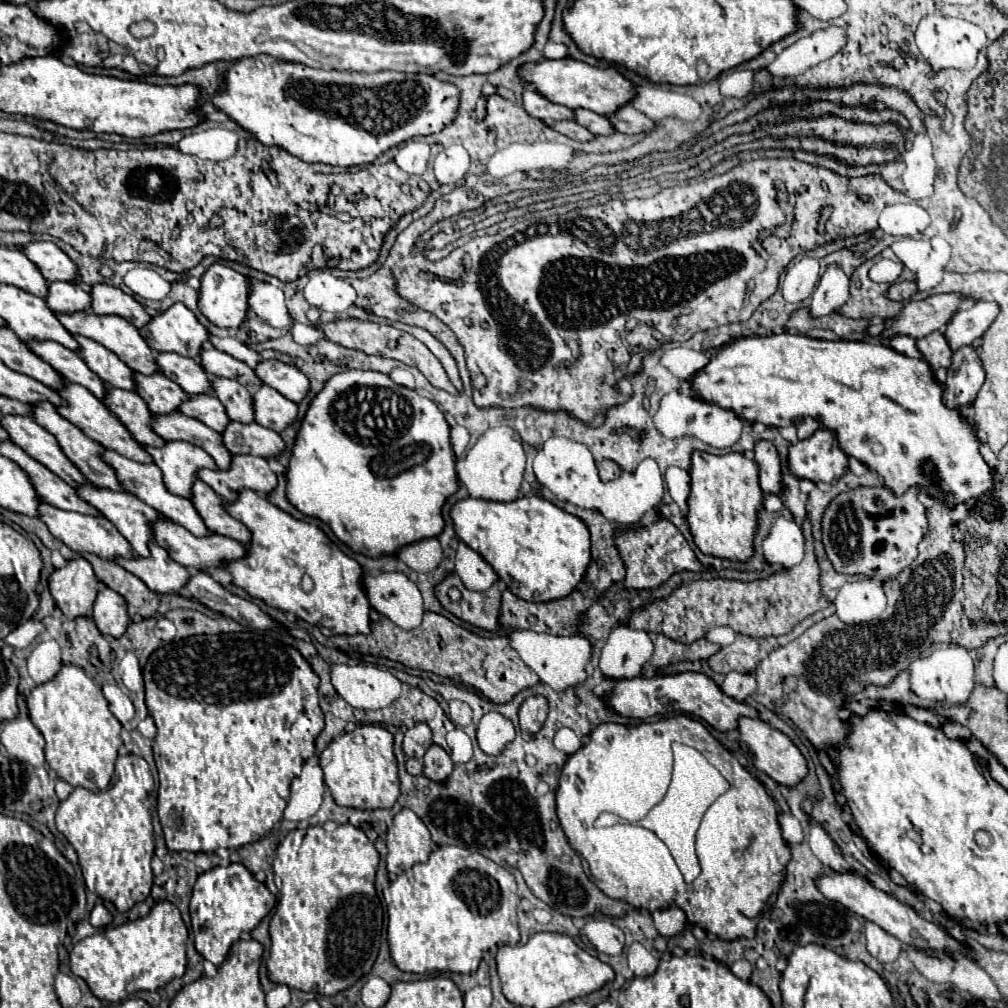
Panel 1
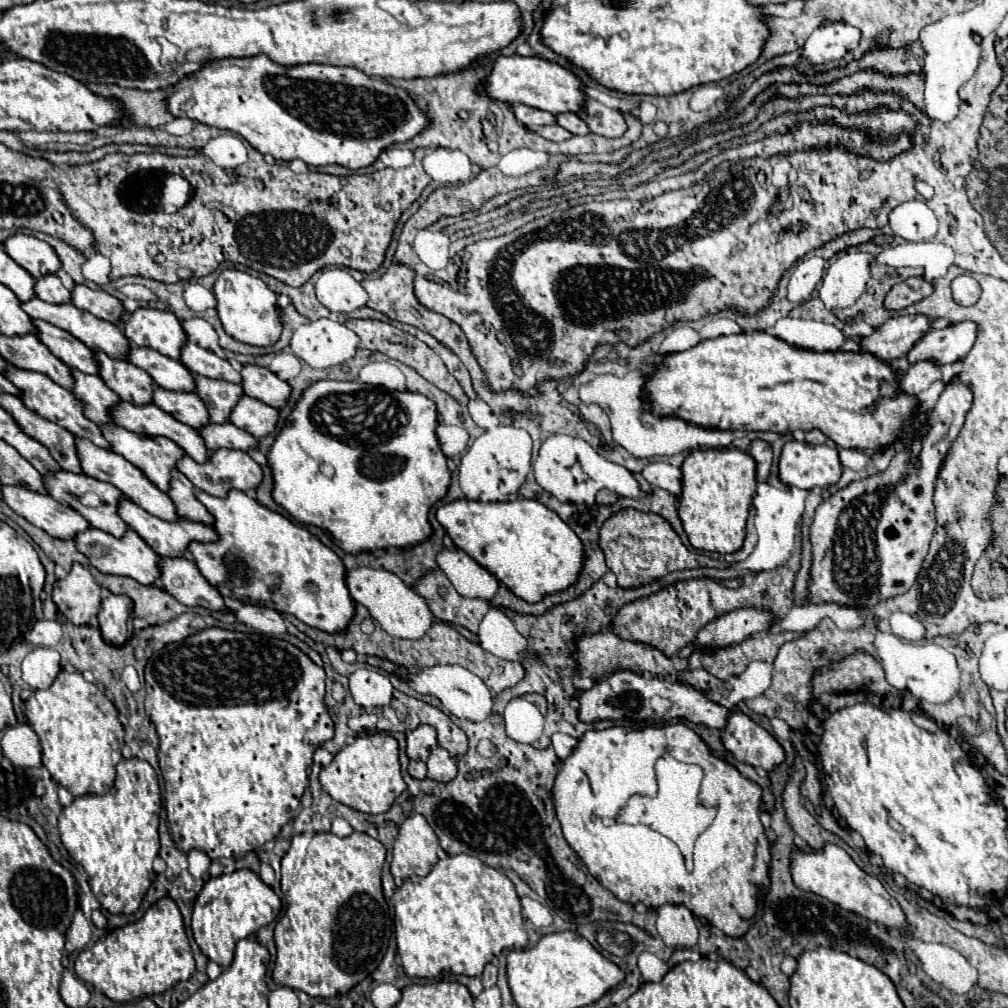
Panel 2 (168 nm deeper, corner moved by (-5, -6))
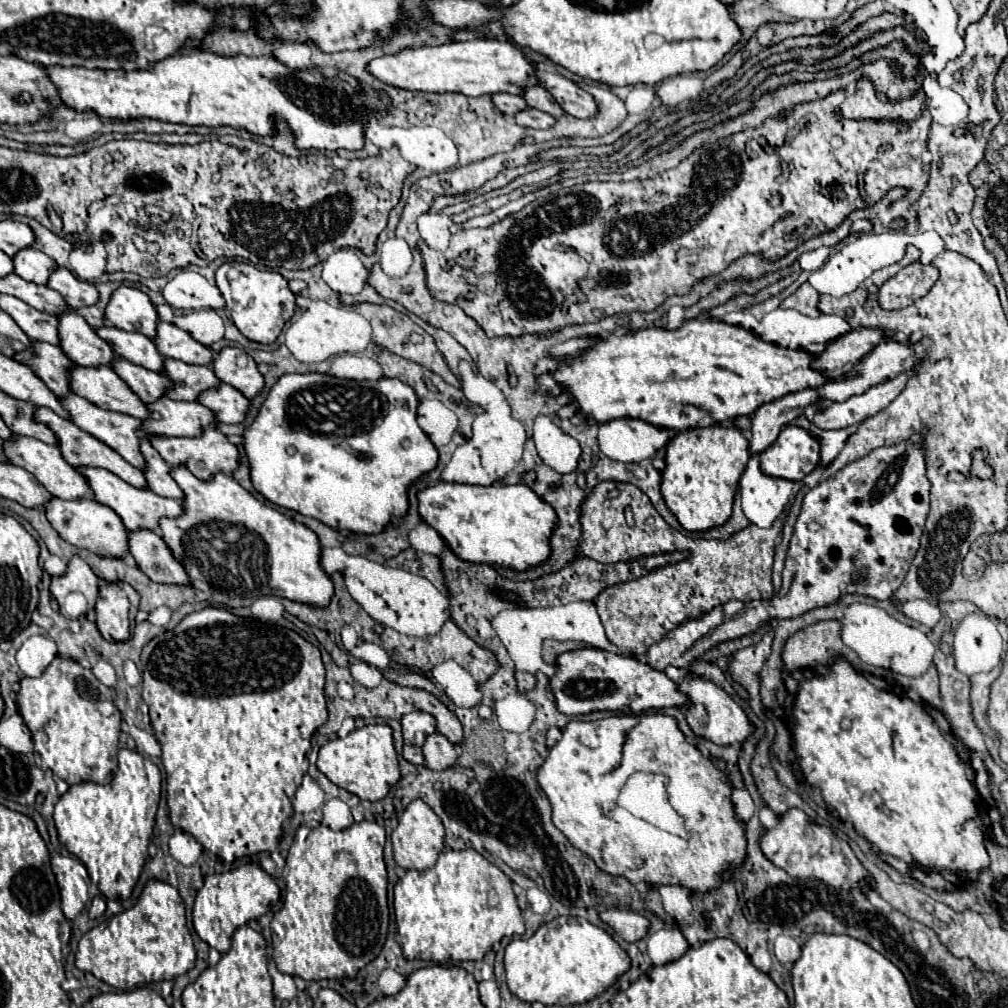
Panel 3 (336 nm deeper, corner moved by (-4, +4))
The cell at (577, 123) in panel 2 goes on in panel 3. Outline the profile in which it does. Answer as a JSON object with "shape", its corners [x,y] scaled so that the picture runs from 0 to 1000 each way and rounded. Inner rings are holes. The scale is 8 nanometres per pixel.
{"shape":[[[525,86],[521,88],[521,94],[519,98],[529,106],[529,108],[535,108],[535,110],[541,110],[545,114],[549,114],[551,118],[559,116],[559,106],[551,100],[551,96],[547,96],[547,92],[543,92],[543,88],[539,86]]]}

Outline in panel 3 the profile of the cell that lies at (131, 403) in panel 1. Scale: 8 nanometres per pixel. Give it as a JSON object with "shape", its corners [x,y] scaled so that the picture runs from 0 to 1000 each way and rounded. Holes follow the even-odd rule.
{"shape":[[[33,338],[31,348],[17,350],[15,358],[31,362],[55,392],[66,394],[68,390],[72,390],[70,366],[74,366],[74,360],[63,350],[63,346],[49,340]]]}

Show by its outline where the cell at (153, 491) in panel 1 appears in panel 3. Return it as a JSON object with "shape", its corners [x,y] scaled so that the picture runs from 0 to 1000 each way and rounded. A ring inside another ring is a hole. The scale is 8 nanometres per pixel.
{"shape":[[[39,404],[37,416],[43,418],[45,422],[49,422],[49,424],[55,428],[55,432],[57,432],[59,438],[61,438],[59,445],[61,445],[61,449],[63,449],[63,453],[64,453],[64,457],[66,457],[68,461],[72,461],[72,463],[74,463],[74,461],[102,463],[102,465],[114,469],[116,473],[120,473],[122,477],[126,477],[128,481],[134,481],[136,485],[146,485],[146,477],[144,477],[144,473],[142,473],[142,469],[140,469],[138,465],[134,465],[132,461],[126,461],[126,457],[122,457],[122,453],[118,453],[118,449],[114,449],[112,445],[106,445],[106,441],[102,441],[100,438],[94,438],[94,434],[90,434],[88,430],[82,430],[76,422],[70,422],[70,418],[55,412],[55,410],[53,410],[51,406],[47,406],[47,404]]]}

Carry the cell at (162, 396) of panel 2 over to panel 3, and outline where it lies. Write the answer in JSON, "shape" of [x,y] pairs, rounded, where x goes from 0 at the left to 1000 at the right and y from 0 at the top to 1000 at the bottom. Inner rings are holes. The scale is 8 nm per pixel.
{"shape":[[[116,356],[112,362],[112,368],[124,376],[124,380],[144,398],[156,398],[158,394],[162,394],[166,390],[166,386],[170,384],[170,378],[166,378],[166,374],[162,374],[162,370],[154,370],[148,366],[142,366],[126,356]]]}

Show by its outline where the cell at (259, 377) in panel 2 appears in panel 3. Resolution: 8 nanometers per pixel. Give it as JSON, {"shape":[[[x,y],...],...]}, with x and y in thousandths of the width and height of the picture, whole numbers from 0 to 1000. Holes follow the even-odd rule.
{"shape":[[[235,344],[219,346],[217,354],[211,358],[211,368],[221,380],[231,382],[247,396],[251,396],[263,384],[263,376],[257,370],[251,354]]]}

